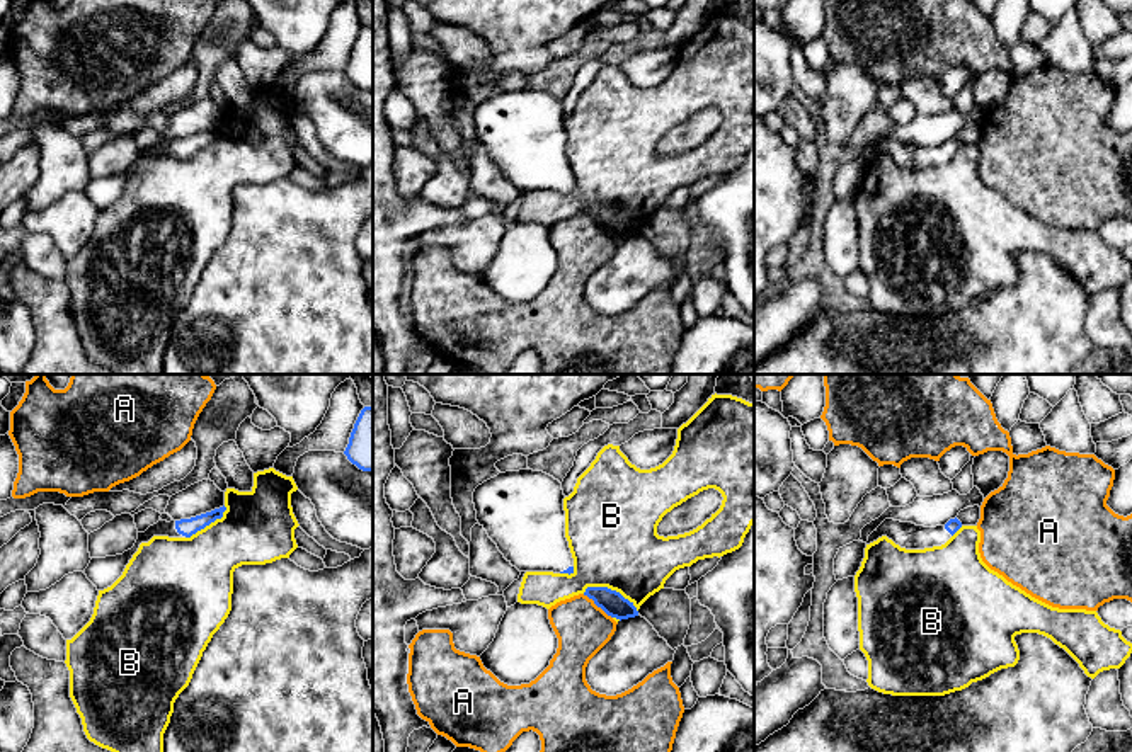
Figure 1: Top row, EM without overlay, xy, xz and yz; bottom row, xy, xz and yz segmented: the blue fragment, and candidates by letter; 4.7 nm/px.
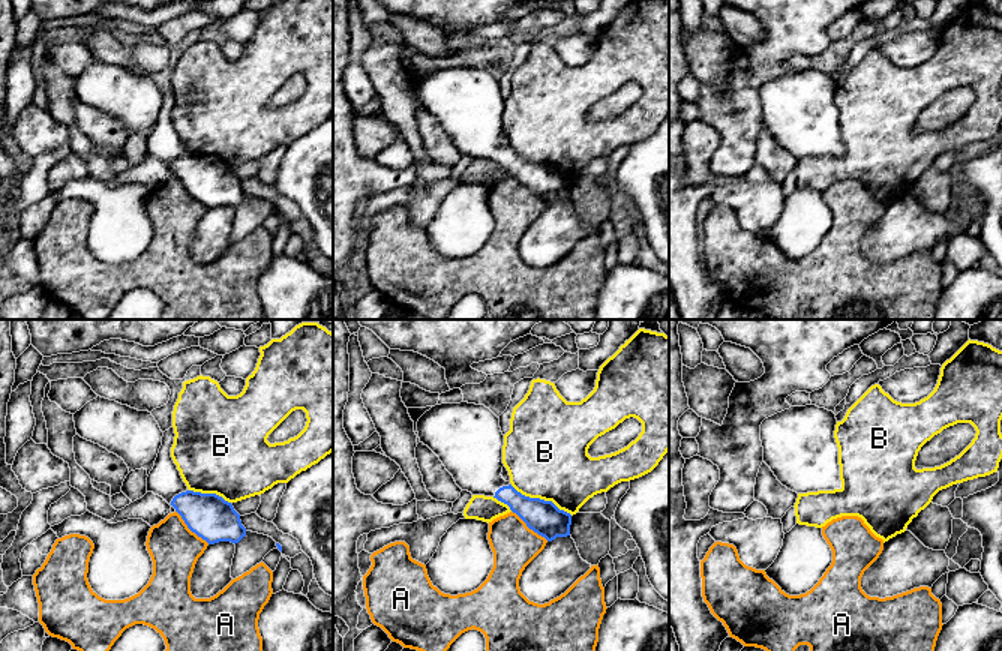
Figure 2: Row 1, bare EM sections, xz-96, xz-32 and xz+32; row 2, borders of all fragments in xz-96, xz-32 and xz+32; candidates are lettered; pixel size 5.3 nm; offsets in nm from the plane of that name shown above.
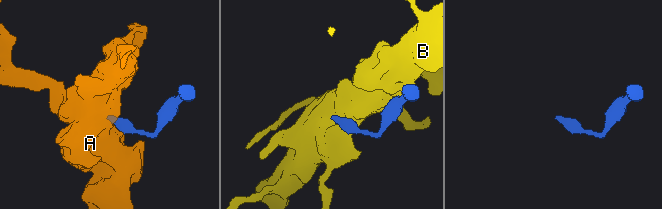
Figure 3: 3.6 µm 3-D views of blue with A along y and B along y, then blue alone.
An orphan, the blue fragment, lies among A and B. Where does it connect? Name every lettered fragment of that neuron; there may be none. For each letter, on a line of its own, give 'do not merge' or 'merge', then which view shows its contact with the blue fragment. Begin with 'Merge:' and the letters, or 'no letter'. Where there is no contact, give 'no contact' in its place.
Merge: no letter
A: do not merge | xz
B: do not merge | xz

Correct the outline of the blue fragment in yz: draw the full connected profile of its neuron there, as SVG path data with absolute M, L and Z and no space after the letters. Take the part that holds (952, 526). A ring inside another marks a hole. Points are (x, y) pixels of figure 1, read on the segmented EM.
M955 517L945 526L924 527L912 522L900 522L885 519L870 536L866 544L887 536L895 544L906 550L924 550L945 544L958 529L962 522Z

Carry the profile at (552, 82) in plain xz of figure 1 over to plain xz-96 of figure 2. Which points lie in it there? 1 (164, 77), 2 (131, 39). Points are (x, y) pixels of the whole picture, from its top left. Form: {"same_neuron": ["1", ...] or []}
{"same_neuron": ["1", "2"]}

